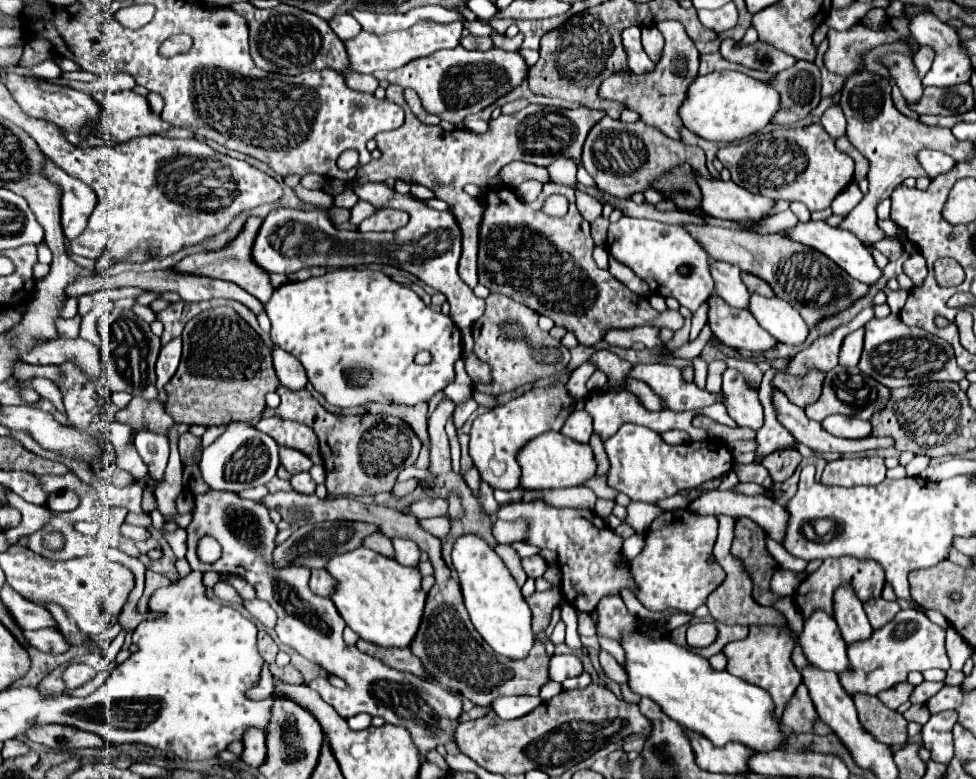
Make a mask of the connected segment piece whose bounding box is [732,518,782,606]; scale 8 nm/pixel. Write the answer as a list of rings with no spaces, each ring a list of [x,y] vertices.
[[[740,518],[734,526],[732,554],[738,556],[754,582],[754,600],[762,606],[774,606],[782,596],[770,590],[770,580],[778,568],[766,548],[764,530],[750,518]]]

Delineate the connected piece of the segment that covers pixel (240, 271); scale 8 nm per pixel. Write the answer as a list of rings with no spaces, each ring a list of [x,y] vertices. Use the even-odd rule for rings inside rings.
[[[250,218],[244,226],[244,230],[240,232],[240,236],[226,246],[220,252],[208,252],[208,254],[190,254],[186,258],[182,258],[176,266],[172,266],[170,270],[178,272],[178,274],[192,274],[192,276],[206,276],[206,278],[218,278],[218,280],[228,280],[238,284],[240,288],[244,288],[246,292],[250,292],[252,296],[256,296],[262,304],[266,304],[274,292],[274,286],[270,284],[270,274],[264,272],[264,268],[256,266],[256,262],[252,260],[252,240],[256,238],[256,232],[260,230],[262,220],[260,218]]]

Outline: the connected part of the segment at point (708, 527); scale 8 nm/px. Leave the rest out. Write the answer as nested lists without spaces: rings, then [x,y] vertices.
[[[690,510],[662,512],[646,532],[644,550],[632,560],[630,570],[638,586],[638,600],[654,612],[676,608],[680,612],[694,612],[702,606],[710,592],[724,580],[724,570],[718,564],[708,564],[718,534],[718,520],[714,516],[696,516]]]

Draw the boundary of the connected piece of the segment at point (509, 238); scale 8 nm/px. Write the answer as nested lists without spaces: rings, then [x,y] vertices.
[[[566,188],[566,198],[570,200],[570,210],[564,218],[550,218],[540,208],[542,202],[534,200],[532,204],[518,200],[506,202],[500,200],[500,192],[486,192],[480,196],[484,204],[484,214],[480,220],[480,244],[478,244],[478,280],[490,292],[504,294],[516,302],[526,304],[538,314],[544,314],[554,320],[556,326],[564,326],[572,332],[580,344],[592,346],[602,340],[604,332],[610,328],[634,328],[634,326],[654,326],[654,328],[670,328],[680,330],[684,326],[684,318],[678,310],[658,312],[650,306],[648,298],[630,292],[624,284],[620,284],[608,270],[600,270],[592,258],[594,240],[590,236],[590,224],[580,216],[574,204],[574,192]]]

